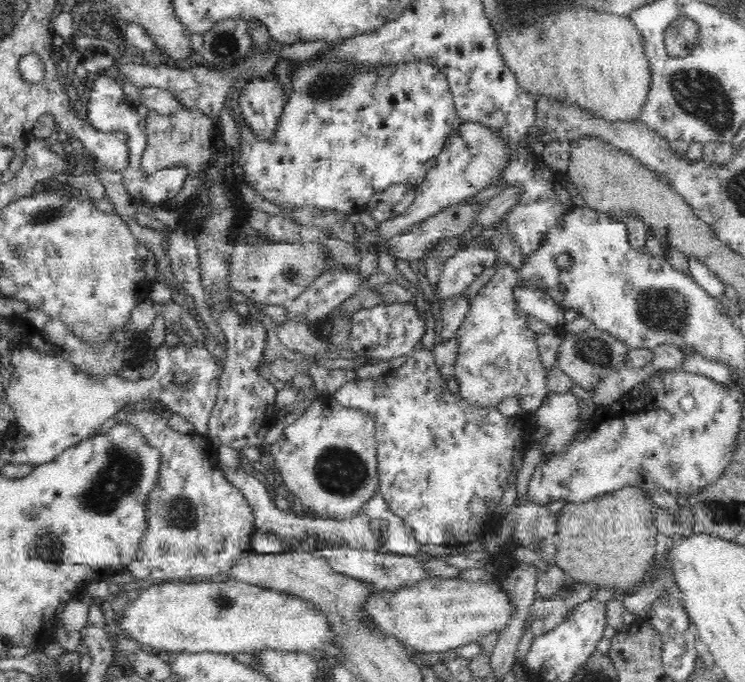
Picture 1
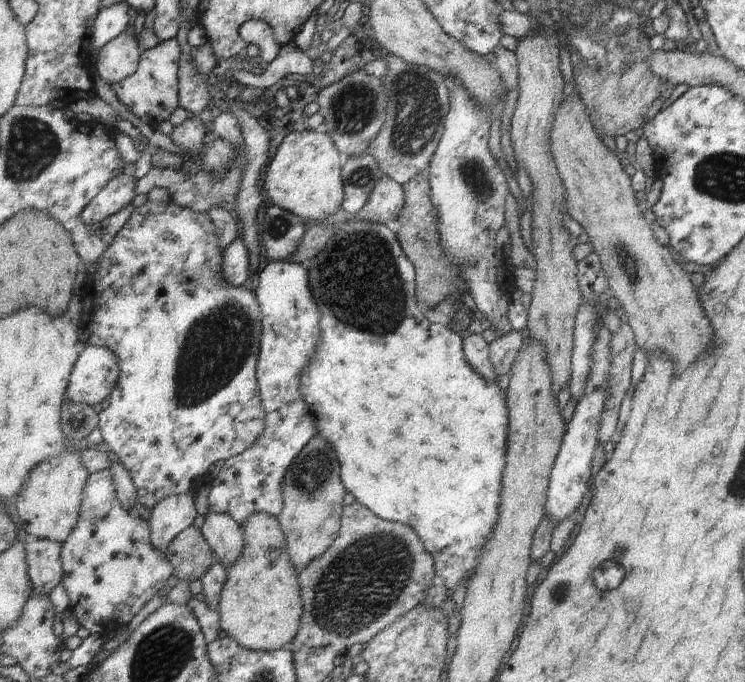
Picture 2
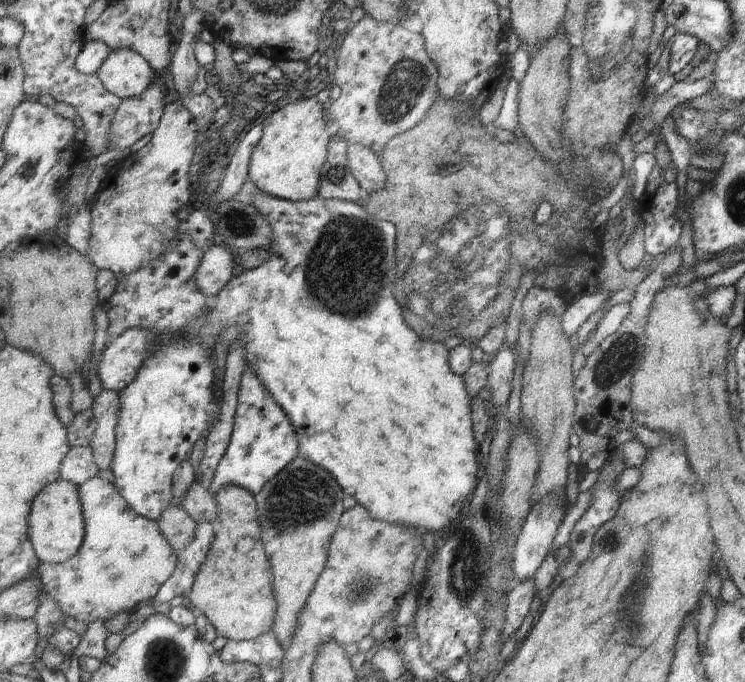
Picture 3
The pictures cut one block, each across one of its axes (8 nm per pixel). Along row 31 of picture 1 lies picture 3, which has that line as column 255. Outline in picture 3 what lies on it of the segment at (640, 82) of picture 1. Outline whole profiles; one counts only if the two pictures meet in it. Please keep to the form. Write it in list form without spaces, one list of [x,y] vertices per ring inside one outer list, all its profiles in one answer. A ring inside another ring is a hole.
[[[226,485],[215,496],[220,516],[217,534],[207,554],[205,563],[196,577],[195,585],[189,594],[192,608],[201,610],[205,617],[216,627],[217,635],[228,641],[247,641],[257,639],[263,634],[272,632],[276,620],[277,602],[273,591],[272,565],[269,563],[261,537],[261,526],[258,520],[258,509],[254,495],[238,485]],[[243,538],[251,538],[255,546],[249,552],[241,552],[235,549],[235,543],[239,544]]]

